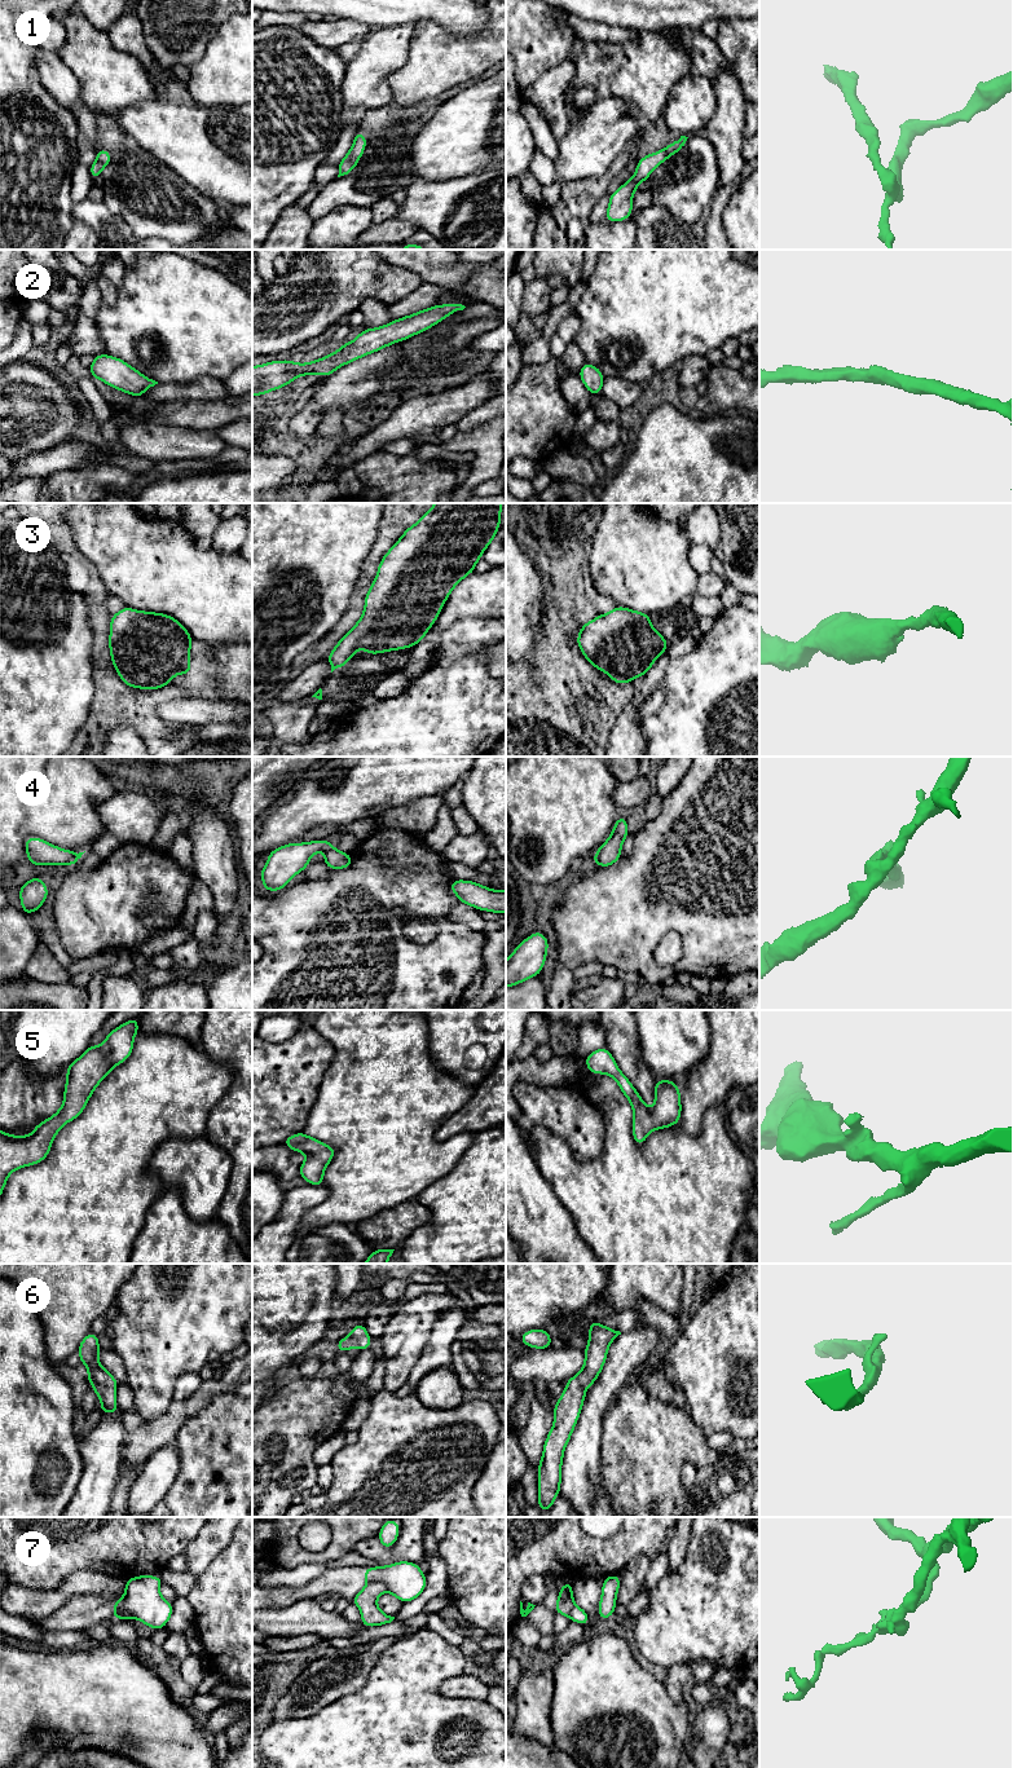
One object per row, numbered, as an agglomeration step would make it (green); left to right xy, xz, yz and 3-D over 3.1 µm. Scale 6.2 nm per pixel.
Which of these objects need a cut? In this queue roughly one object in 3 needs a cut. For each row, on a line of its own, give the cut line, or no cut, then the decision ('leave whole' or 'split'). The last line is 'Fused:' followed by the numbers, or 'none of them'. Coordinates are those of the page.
1: cut none; leave whole
2: cut none; leave whole
3: cut none; leave whole
4: cut xz (330, 845), (325, 850); split
5: cut none; leave whole
6: cut none; leave whole
7: cut xy (132, 1616), (120, 1609), (115, 1618); split
Fused: 4, 7

